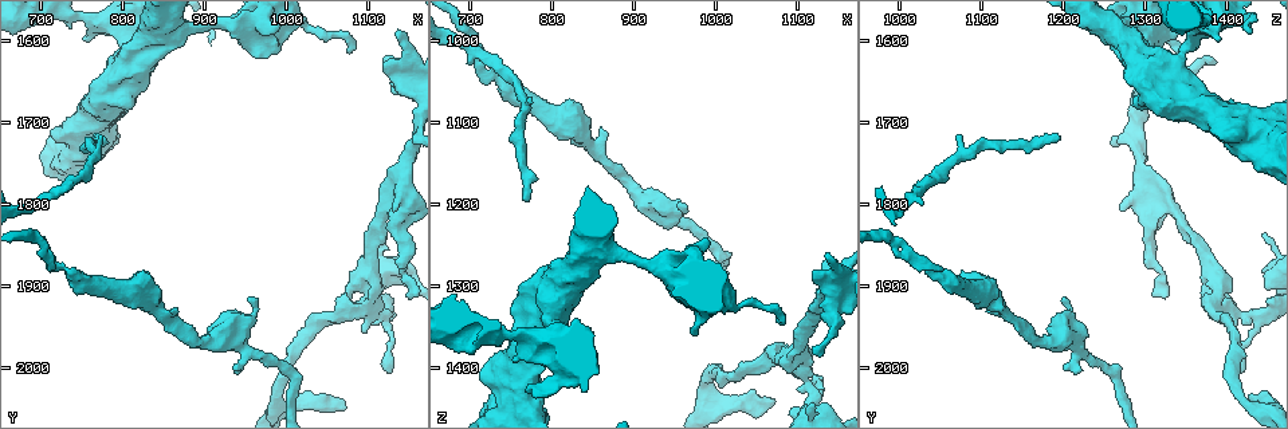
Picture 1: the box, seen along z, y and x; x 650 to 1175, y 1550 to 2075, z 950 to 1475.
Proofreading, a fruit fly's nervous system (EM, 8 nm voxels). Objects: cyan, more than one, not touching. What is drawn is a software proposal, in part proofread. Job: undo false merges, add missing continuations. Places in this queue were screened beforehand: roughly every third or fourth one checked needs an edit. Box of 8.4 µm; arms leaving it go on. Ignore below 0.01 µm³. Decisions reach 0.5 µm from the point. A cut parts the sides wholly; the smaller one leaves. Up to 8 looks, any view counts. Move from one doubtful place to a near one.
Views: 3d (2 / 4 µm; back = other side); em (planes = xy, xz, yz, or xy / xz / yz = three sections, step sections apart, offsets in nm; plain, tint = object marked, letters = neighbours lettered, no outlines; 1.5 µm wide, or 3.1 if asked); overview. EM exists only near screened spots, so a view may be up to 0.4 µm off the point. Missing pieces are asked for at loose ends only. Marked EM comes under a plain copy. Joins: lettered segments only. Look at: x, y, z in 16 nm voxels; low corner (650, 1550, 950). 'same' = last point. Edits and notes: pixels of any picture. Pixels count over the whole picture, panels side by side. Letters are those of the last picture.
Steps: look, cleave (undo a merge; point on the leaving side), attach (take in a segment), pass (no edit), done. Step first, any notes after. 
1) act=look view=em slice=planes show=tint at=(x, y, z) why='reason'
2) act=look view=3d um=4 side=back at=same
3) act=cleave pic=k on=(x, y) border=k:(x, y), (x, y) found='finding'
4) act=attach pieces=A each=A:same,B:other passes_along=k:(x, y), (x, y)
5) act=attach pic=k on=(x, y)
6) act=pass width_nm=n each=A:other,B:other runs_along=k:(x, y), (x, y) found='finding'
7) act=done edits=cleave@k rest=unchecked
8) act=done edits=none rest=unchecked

act=look view=em slice=planes show=letters at=(940, 2005, 1210) why='branch stops here'

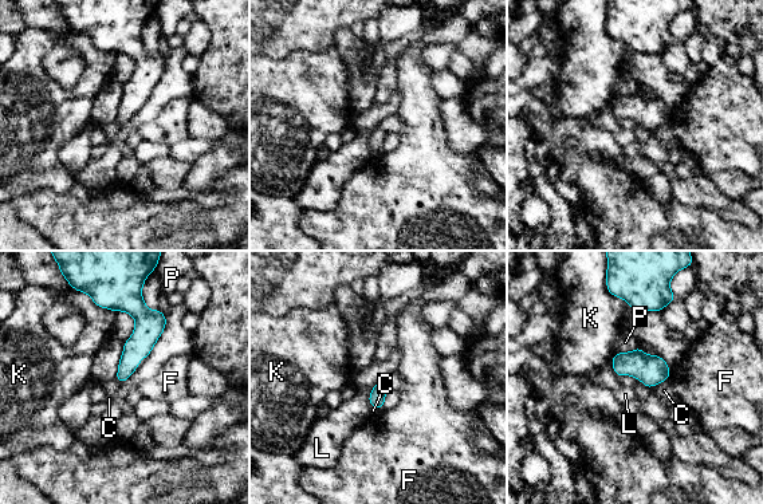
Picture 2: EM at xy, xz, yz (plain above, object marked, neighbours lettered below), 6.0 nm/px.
act=pass each=C:other,F:other,K:other,L:other,P:other border=2:(374, 386), (368, 404) found='none of them fits'

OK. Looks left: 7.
act=look view=em slice=xy step=8 show=letters at=(1070, 2045, 1440) why='branch stops here'

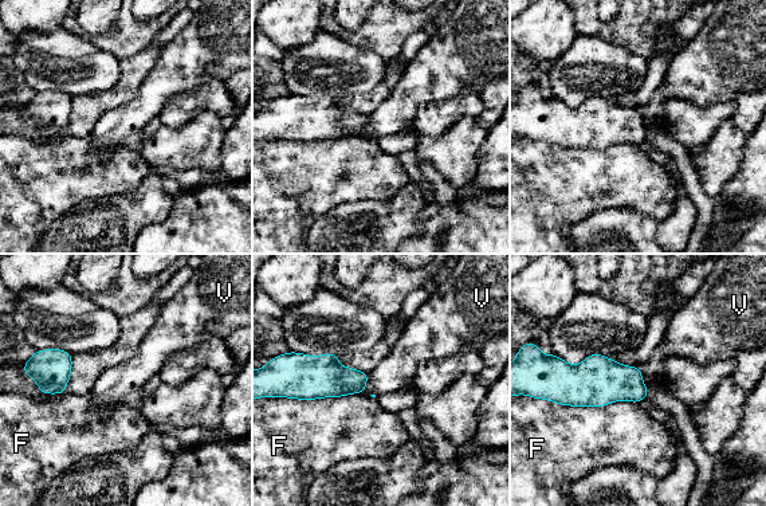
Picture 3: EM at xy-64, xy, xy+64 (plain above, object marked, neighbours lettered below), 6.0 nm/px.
act=look view=em slice=planes show=letters at=same

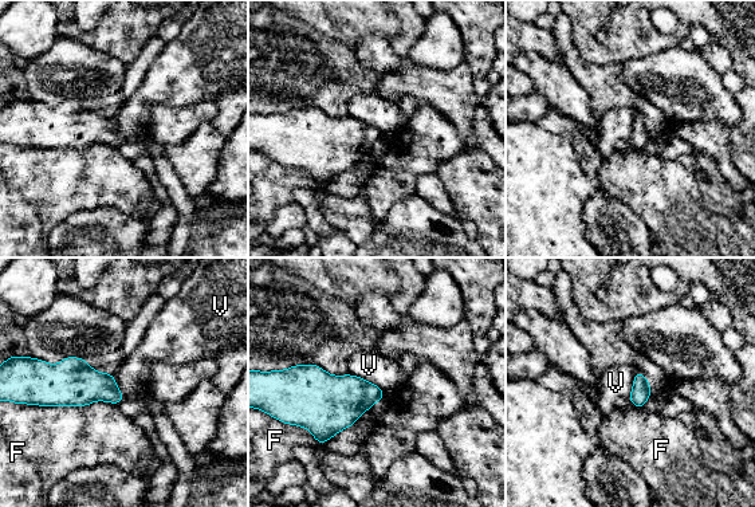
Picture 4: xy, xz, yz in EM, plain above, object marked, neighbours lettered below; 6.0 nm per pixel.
act=pass width_nm=120 each=F:other,V:other border=4:(349, 373), (376, 384), (385, 397) found='no lettered segment goes on from it'

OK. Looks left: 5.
act=look view=em slice=planes show=letters at=(765, 1715, 1195) why='long arm stops here'

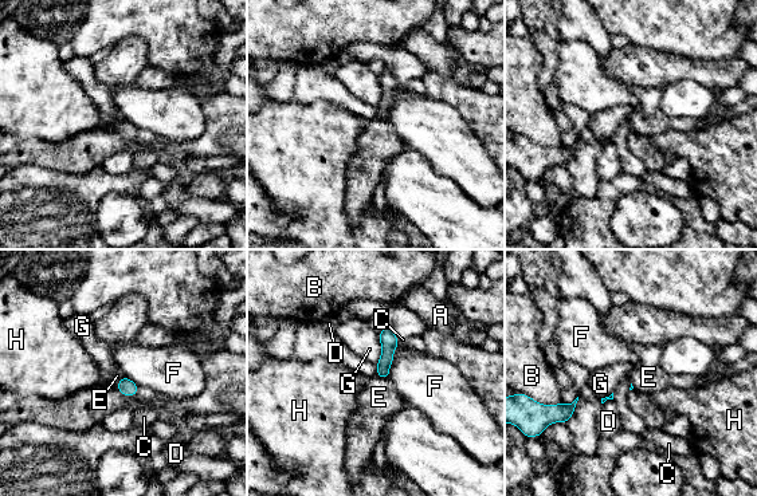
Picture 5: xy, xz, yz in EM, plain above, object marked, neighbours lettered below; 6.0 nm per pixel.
act=attach pieces=E each=A:other,B:other,C:other,D:other,E:same,F:other,G:other,H:other passes_along=5:(388, 339), (381, 377), (379, 397) found='the neuron continues'

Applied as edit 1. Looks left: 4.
act=done edits=attach@5 rest=unchecked

